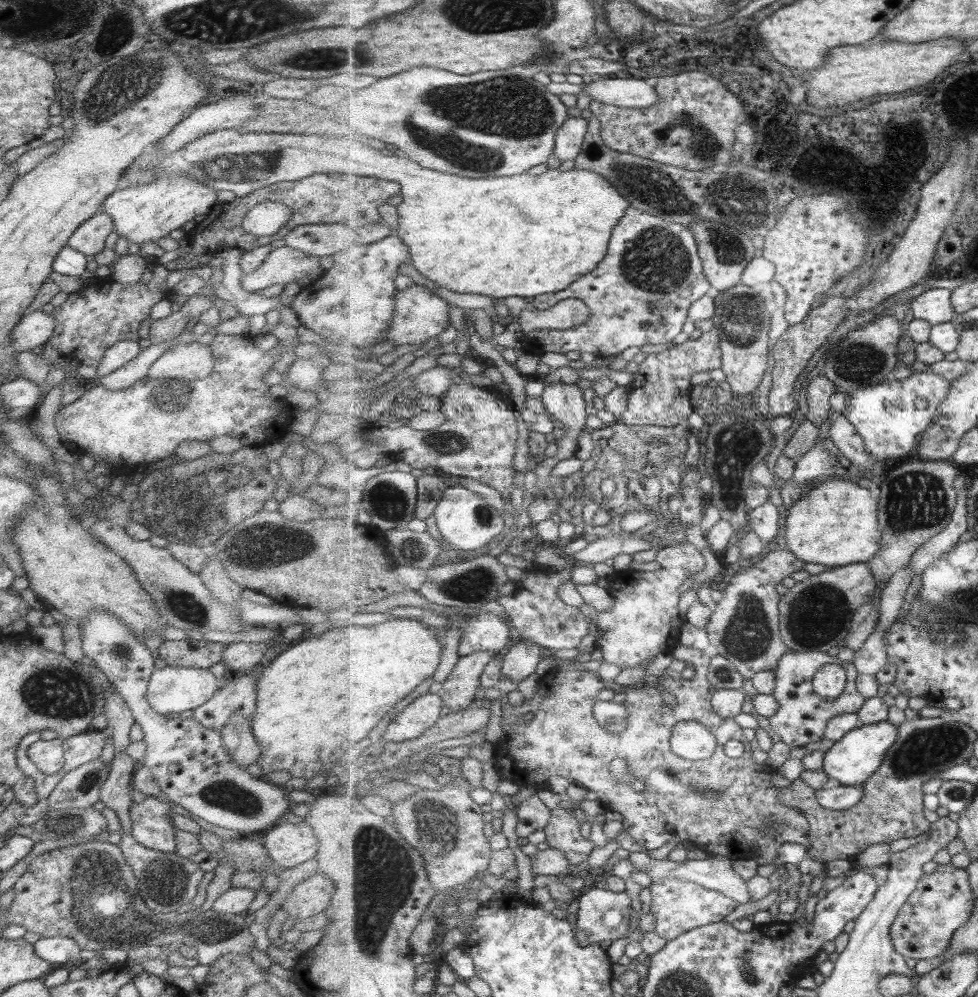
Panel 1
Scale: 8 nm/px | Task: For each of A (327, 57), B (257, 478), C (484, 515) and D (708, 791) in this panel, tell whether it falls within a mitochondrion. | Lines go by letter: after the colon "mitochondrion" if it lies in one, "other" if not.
A: mitochondrion
B: other
C: mitochondrion
D: mitochondrion

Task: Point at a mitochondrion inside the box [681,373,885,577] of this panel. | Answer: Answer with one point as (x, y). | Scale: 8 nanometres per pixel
(735, 451)

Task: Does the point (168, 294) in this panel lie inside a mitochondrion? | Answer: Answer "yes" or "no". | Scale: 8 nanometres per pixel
no

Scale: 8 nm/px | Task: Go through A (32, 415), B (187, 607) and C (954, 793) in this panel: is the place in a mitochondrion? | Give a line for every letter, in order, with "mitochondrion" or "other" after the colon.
A: other
B: mitochondrion
C: mitochondrion

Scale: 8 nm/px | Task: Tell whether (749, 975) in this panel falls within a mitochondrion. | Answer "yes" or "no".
yes

